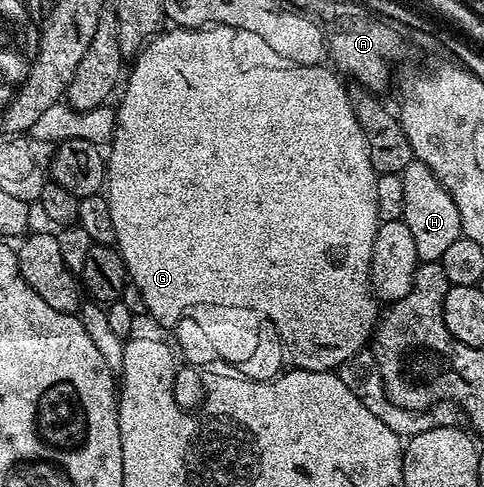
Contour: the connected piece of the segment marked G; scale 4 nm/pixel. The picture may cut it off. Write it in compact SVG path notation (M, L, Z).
M205 26L203 28L168 28L156 34L151 41L134 58L136 67L132 71L127 71L126 81L122 86L122 93L119 95L120 104L116 109L116 130L113 132L112 141L106 150L106 197L110 204L110 220L114 220L115 247L120 251L122 260L128 269L128 276L131 285L142 292L144 309L147 317L152 317L160 326L175 328L185 317L187 306L233 306L236 310L253 310L253 315L261 319L273 321L277 332L283 342L287 357L291 365L298 370L330 370L339 371L340 365L346 360L350 360L360 350L369 345L372 332L376 329L378 321L378 299L372 293L372 253L376 243L376 233L380 227L380 217L378 216L378 200L374 194L374 184L376 183L377 172L370 164L370 152L366 144L366 136L362 136L362 128L354 116L352 107L353 95L348 94L348 90L343 86L341 75L335 69L327 65L318 66L298 66L291 64L278 64L273 57L270 44L266 40L256 35L254 31L246 31L233 26Z

